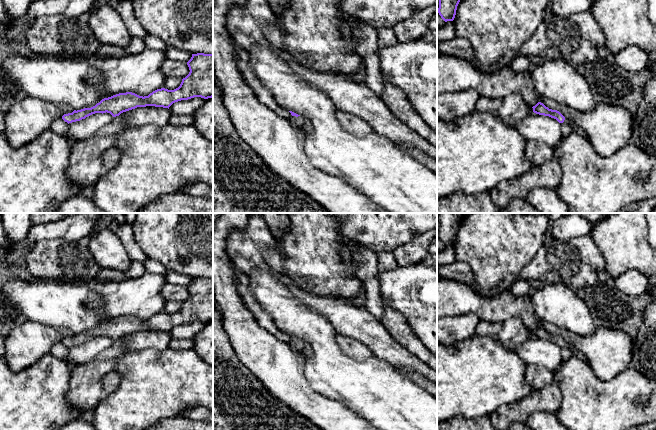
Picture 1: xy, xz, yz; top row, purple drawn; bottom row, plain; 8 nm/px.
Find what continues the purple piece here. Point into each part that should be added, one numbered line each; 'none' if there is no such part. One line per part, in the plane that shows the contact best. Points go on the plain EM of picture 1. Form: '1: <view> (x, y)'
1: xz (301, 347)

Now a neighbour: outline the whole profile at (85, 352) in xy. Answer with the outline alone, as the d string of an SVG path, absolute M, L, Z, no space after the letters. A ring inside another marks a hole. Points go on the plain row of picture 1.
M95 337L80 345L68 348L68 356L65 361L70 368L84 364L94 359L98 354L109 348L113 343L110 337Z

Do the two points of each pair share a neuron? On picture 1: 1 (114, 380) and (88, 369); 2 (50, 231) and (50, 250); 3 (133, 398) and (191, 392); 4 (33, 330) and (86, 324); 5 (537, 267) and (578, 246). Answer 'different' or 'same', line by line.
1: different
2: different
3: same
4: different
5: same

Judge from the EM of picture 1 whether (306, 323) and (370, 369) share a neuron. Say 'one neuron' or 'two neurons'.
one neuron

